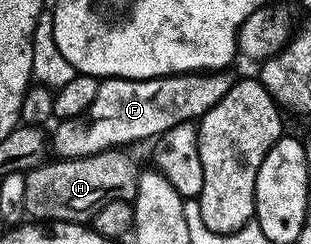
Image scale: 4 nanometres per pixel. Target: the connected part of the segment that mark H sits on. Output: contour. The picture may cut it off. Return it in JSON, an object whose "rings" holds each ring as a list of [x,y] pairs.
{"rings":[[[108,148],[107,151],[92,156],[82,156],[72,160],[51,158],[51,161],[48,159],[39,163],[30,169],[24,178],[26,215],[35,222],[87,222],[97,210],[101,210],[101,206],[109,206],[109,202],[134,201],[141,168],[140,165],[135,165],[134,158],[127,152],[130,151]]]}

